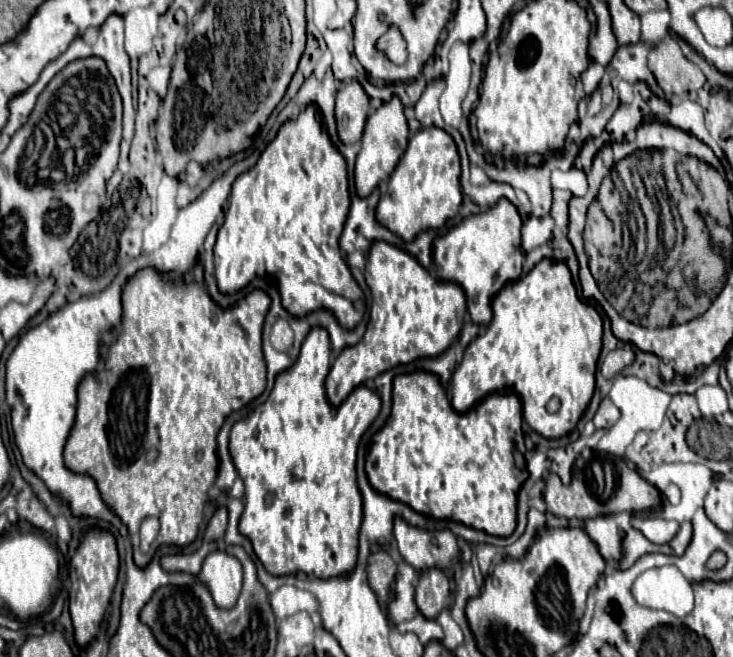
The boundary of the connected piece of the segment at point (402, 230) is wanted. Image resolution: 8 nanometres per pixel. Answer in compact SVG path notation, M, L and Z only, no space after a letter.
M435 126L421 128L415 136L411 136L407 152L391 174L389 192L377 206L379 222L387 224L387 228L403 236L403 240L413 240L423 230L441 228L459 212L463 200L459 176L461 164L453 138Z

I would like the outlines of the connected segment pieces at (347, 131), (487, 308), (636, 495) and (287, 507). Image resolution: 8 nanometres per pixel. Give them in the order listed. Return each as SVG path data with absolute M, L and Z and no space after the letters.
M349 80L337 94L335 116L337 116L337 132L345 144L353 144L361 140L365 120L369 114L369 96L357 80Z
M499 200L489 210L463 218L451 232L435 238L433 242L433 262L437 266L439 280L457 282L465 296L467 308L475 324L491 322L491 300L503 288L503 284L519 280L523 272L521 254L521 216L509 200Z
M587 450L581 452L571 470L571 484L563 486L557 474L549 474L545 480L543 498L547 510L555 516L565 518L591 518L601 514L617 514L617 512L643 512L643 510L657 510L661 506L659 490L649 484L645 478L637 474L637 470L619 456Z
M313 326L295 364L275 378L269 398L231 428L229 452L237 474L245 482L245 510L239 520L239 532L251 540L257 558L267 572L275 572L275 576L313 572L319 578L331 578L351 572L357 560L357 532L363 514L363 496L357 486L355 458L363 432L381 410L381 398L375 390L359 386L349 398L333 408L325 396L329 356L331 340L327 330Z

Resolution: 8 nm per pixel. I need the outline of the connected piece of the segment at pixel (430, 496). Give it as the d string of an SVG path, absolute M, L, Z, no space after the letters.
M417 370L399 374L393 380L393 410L387 424L373 436L373 446L365 460L369 484L399 500L421 514L447 518L483 530L493 536L509 536L517 520L517 492L527 478L515 462L517 450L523 448L521 400L517 394L489 394L467 412L453 410L445 386L431 372Z

